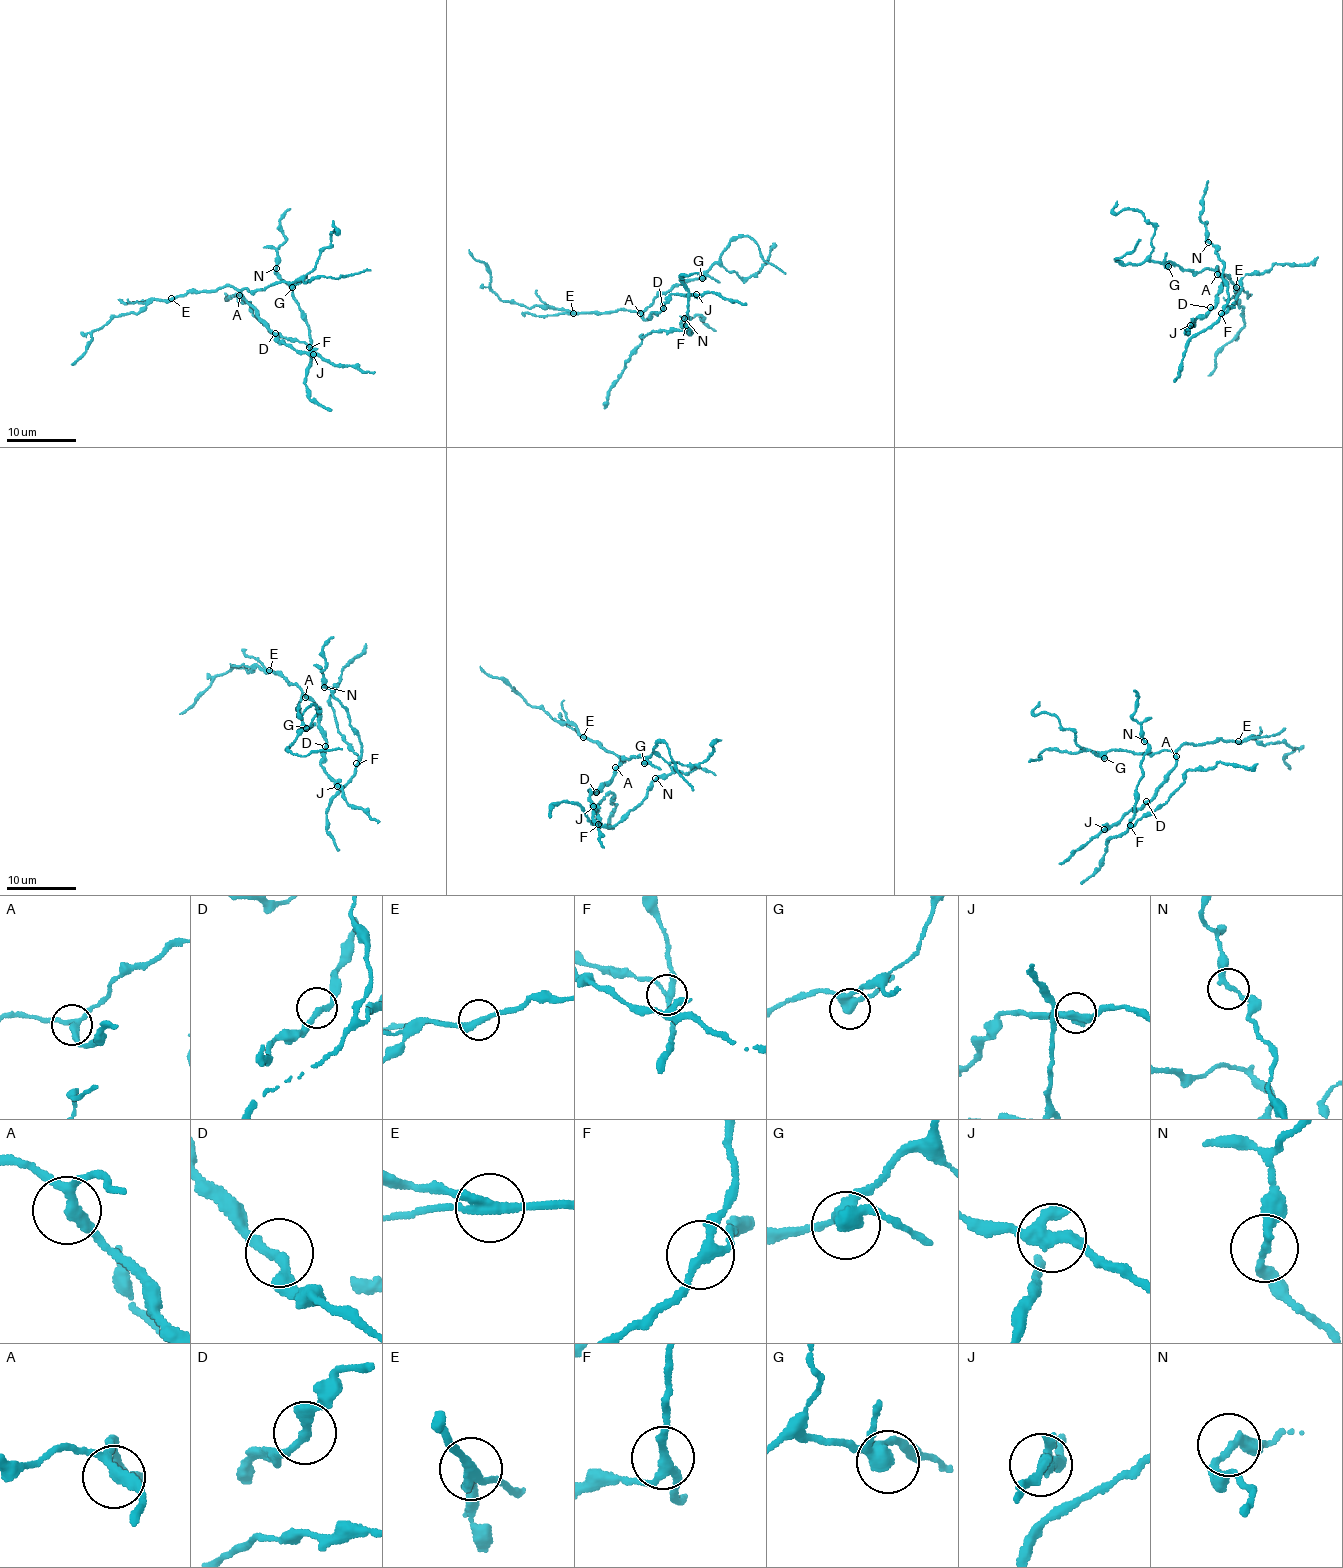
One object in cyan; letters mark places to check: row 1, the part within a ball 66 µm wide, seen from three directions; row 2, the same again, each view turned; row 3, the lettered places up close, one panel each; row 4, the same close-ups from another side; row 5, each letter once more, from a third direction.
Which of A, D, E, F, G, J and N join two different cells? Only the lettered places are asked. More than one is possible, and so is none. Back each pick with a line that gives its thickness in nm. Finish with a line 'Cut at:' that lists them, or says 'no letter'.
E: 240 nm
Cut at: E

